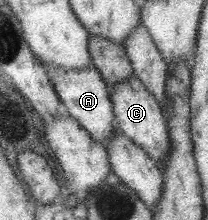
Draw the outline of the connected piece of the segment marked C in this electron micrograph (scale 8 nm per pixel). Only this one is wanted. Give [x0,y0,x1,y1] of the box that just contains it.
[109,77,170,161]

